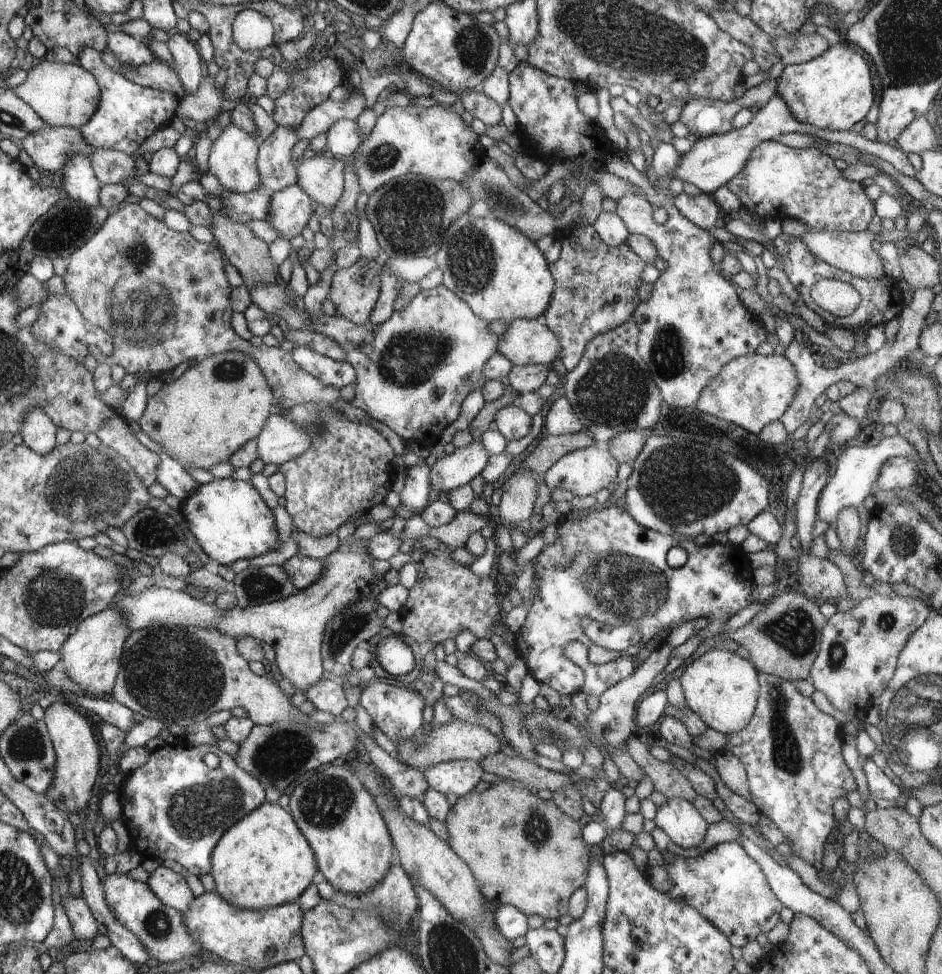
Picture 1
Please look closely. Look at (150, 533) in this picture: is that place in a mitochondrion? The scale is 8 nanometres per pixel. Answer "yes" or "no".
yes

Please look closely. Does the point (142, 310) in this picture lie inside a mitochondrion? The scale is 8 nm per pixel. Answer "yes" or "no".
yes

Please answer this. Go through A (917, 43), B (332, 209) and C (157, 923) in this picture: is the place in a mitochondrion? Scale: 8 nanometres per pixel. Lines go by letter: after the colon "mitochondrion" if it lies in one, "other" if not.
A: mitochondrion
B: other
C: mitochondrion

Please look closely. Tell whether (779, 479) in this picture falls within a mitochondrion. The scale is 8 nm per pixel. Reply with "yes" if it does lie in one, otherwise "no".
no

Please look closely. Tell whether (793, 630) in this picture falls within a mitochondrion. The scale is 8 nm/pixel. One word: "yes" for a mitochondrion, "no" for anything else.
yes

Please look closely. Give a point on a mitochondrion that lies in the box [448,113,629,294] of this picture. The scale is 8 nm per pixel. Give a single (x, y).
(501, 199)

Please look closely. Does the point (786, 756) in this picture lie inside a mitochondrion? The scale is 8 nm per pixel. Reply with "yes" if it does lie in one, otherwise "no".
yes

